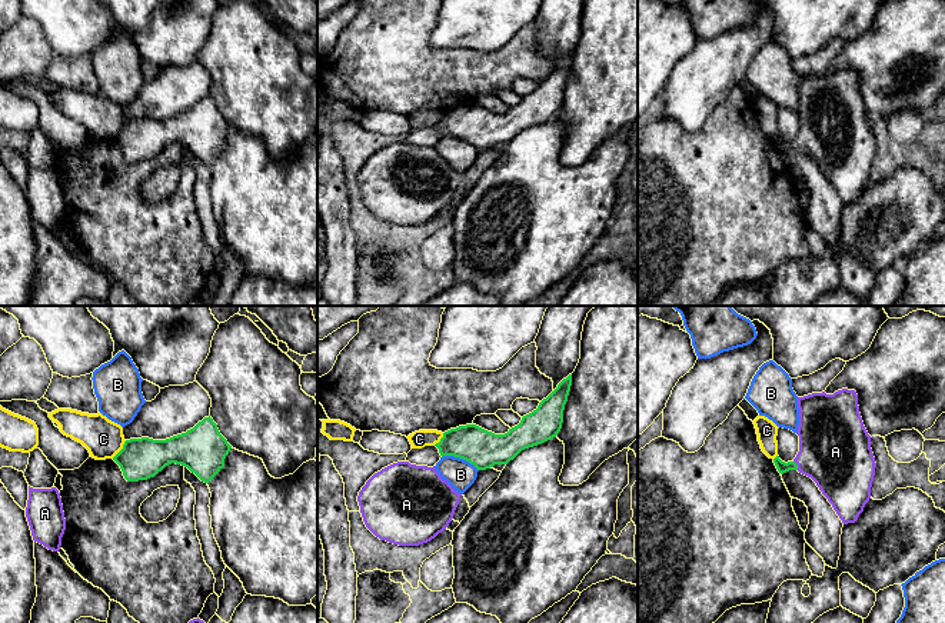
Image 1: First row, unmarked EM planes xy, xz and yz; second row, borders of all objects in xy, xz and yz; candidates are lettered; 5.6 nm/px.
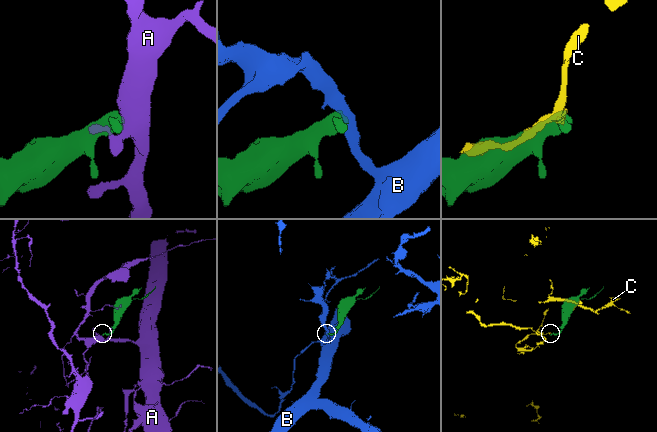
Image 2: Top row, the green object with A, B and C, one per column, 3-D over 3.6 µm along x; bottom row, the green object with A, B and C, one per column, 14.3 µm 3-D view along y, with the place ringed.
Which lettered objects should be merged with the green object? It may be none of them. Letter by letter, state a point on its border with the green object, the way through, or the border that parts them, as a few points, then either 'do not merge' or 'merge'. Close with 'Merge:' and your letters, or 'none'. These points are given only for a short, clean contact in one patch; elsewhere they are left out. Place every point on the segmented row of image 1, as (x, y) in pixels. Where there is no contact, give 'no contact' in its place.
A: yz (797, 465) | across yz (782, 467), (797, 465), (835, 452) | merge
B: xz (461, 457) | along xz (442, 456), (462, 457), (478, 470) | do not merge
C: xy (122, 449) | along xy (126, 440), (112, 457) | do not merge
Merge: A

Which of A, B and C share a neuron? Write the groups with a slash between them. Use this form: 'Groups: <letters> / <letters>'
Groups: A / B / C

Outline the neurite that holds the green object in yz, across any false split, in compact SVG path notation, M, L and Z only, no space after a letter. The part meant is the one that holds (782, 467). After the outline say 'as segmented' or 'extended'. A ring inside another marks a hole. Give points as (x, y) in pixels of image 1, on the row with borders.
M842 389L833 394L812 393L798 397L799 409L799 452L792 462L782 462L779 456L773 463L781 474L789 470L811 477L822 494L832 504L843 524L855 523L871 499L875 476L875 457L858 406L855 390Z | extended

